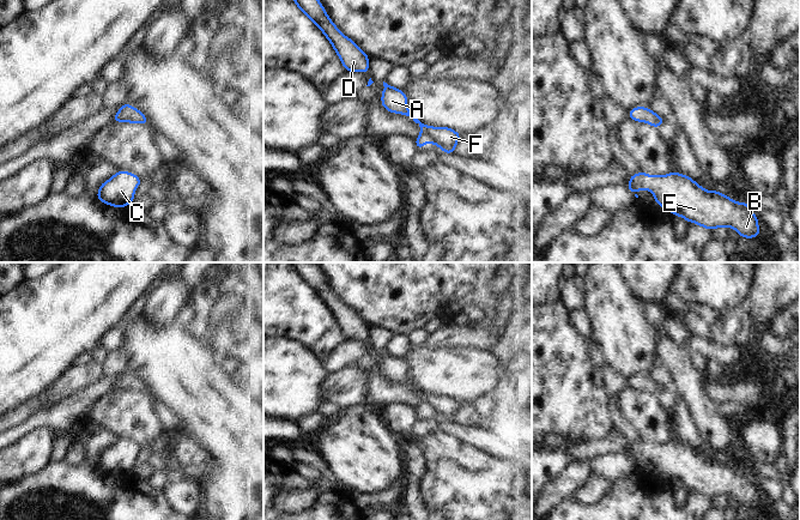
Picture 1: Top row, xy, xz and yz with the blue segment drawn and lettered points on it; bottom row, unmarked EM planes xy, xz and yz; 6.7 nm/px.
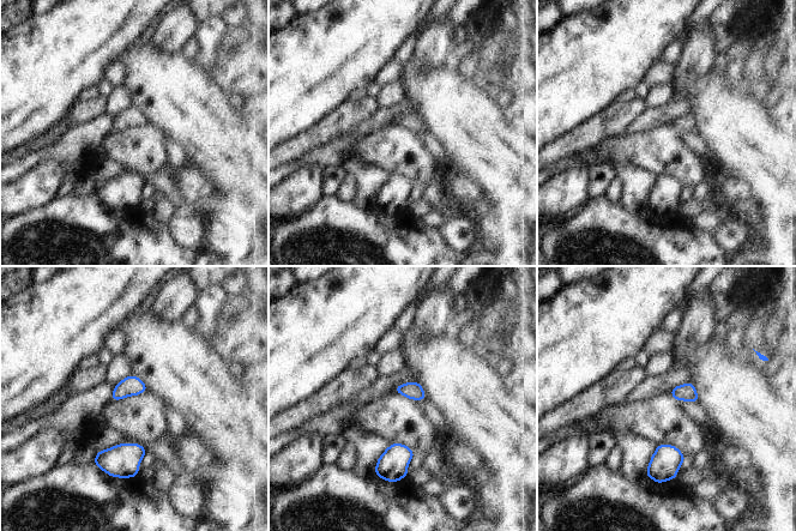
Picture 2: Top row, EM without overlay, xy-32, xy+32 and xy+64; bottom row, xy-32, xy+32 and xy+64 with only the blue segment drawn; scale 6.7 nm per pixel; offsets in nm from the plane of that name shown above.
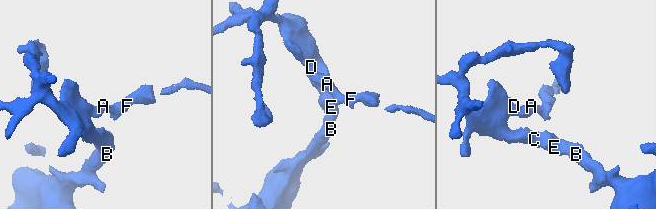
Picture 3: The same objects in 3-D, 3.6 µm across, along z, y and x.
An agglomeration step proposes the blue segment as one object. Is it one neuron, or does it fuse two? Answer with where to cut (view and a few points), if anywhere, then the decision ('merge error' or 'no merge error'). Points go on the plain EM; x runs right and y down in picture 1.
no cut | no merge error

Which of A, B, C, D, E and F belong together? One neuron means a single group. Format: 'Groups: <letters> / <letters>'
Groups: A B C D E F

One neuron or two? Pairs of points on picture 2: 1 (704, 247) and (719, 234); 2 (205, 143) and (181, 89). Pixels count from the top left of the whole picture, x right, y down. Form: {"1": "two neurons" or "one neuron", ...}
{"1": "two neurons", "2": "one neuron"}

